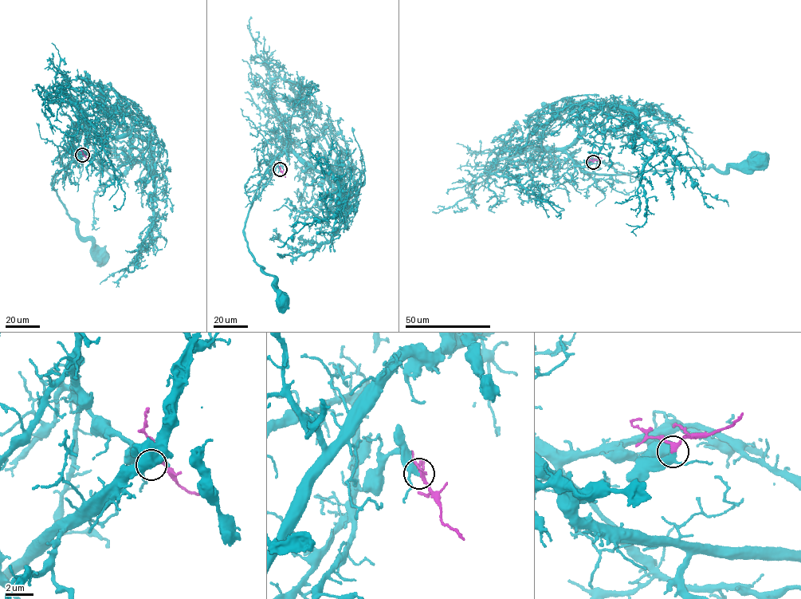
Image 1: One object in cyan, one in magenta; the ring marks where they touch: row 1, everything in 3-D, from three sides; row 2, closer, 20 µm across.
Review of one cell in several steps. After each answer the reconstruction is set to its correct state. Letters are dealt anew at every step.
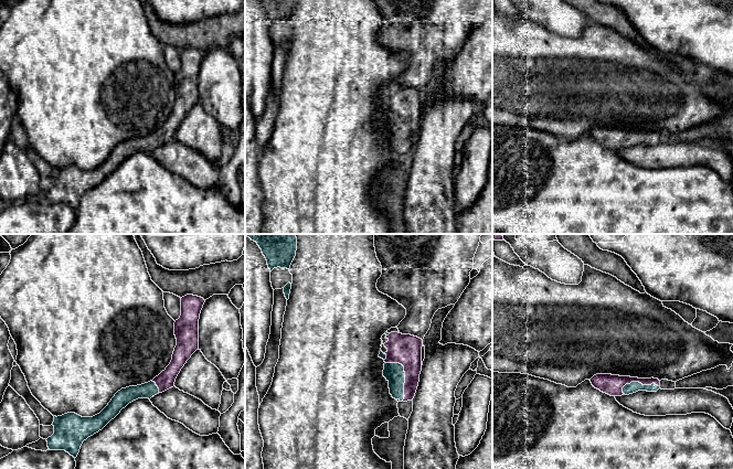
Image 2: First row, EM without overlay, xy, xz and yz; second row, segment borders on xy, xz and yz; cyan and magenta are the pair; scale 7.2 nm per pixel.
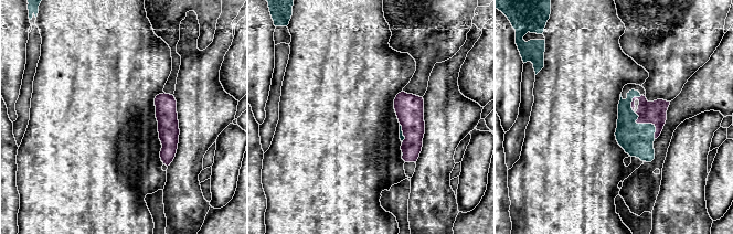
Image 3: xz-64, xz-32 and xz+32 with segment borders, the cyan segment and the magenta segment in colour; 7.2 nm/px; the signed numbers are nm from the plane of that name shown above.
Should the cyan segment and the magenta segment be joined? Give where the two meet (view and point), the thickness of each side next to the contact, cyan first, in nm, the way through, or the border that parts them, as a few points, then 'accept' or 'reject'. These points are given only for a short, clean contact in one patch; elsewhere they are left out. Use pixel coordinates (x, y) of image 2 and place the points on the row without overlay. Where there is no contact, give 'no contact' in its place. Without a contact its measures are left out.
meets cyan in xz at (404, 128); 150 nm thick on the cyan side, 220 nm on the other; accept

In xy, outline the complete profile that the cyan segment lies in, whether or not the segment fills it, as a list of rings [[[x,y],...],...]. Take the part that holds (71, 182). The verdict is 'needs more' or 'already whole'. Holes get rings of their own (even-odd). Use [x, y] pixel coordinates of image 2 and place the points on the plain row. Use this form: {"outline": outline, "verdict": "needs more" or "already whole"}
{"outline": [[[187,47],[181,51],[181,68],[174,75],[174,100],[170,117],[152,134],[121,141],[108,158],[93,170],[75,166],[54,169],[54,186],[46,192],[50,203],[65,203],[77,210],[84,193],[102,183],[123,161],[138,151],[151,151],[174,139],[176,131],[191,108],[199,103],[199,72],[205,53]]], "verdict": "needs more"}

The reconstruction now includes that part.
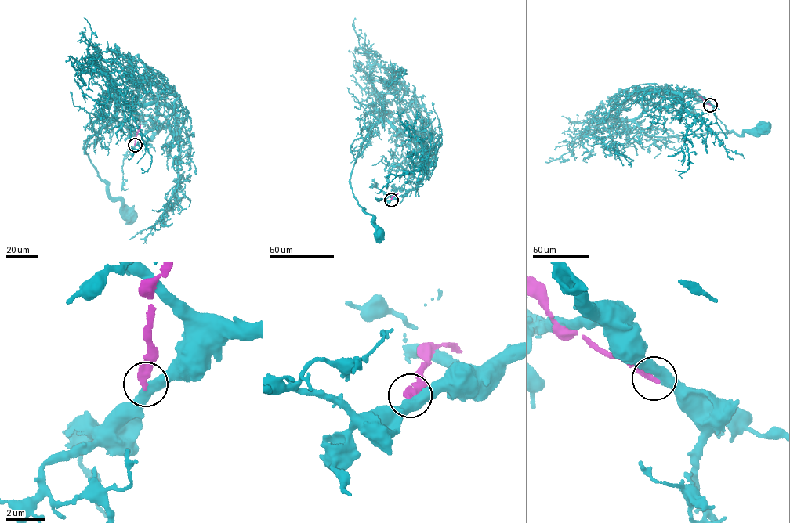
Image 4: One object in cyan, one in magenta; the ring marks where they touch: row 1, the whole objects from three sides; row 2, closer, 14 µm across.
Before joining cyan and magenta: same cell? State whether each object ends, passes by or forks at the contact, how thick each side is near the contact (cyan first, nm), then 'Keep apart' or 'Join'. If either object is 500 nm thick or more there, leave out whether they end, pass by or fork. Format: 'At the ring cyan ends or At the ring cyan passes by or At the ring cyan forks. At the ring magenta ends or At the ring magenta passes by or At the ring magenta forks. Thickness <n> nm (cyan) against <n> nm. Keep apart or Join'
At the ring cyan passes by. At the ring magenta ends. Thickness 480 nm (cyan) against 380 nm. Keep apart

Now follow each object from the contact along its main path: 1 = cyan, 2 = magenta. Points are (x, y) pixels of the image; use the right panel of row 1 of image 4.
1: (710, 105), (693, 90), (661, 91), (635, 121), (645, 134), (667, 137), (716, 132), (741, 135), (764, 127)
2: (710, 105), (697, 95)

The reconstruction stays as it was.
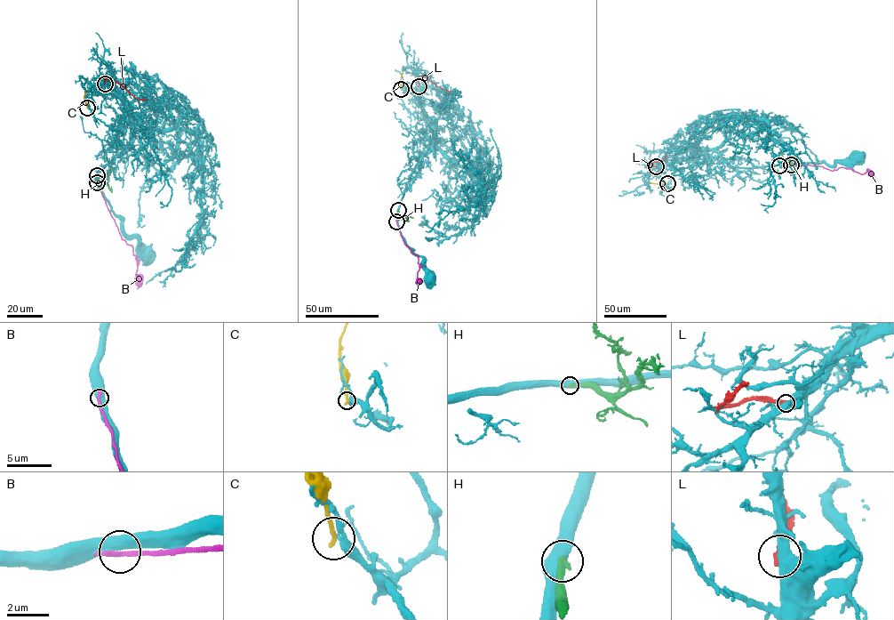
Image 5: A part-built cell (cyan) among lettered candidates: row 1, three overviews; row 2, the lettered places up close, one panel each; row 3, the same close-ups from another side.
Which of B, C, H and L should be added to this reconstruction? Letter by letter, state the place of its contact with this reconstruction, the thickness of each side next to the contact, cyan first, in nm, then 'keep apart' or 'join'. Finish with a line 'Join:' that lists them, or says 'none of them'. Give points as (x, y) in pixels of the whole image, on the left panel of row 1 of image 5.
B: contact (97, 182); calibres 550 and 280 nm; keep apart
C: contact (87, 108); calibres 320 and 240 nm; keep apart
H: contact (97, 175); calibres 550 and 340 nm; join
L: contact (105, 84); calibres 550 and 320 nm; keep apart
Join: H

